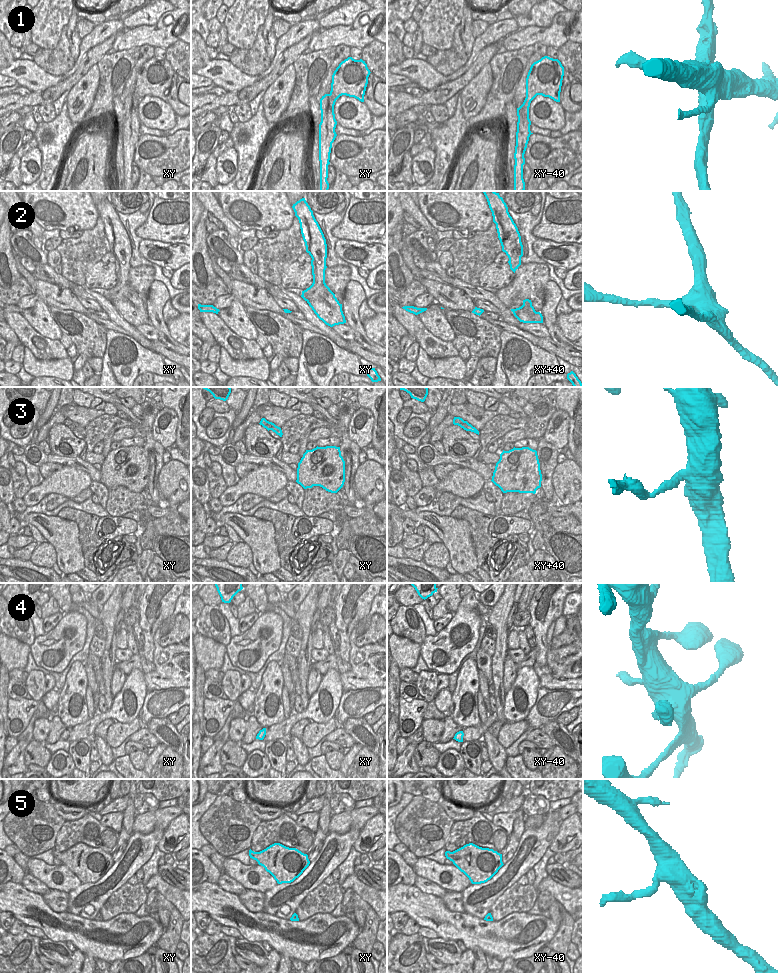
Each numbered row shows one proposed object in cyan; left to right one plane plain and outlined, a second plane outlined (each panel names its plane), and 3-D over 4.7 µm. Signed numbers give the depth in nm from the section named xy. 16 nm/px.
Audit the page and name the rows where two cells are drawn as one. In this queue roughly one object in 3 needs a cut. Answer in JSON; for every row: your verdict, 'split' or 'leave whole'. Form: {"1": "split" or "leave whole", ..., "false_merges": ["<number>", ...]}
{"1": "split", "2": "leave whole", "3": "split", "4": "leave whole", "5": "leave whole", "false_merges": ["1", "3"]}

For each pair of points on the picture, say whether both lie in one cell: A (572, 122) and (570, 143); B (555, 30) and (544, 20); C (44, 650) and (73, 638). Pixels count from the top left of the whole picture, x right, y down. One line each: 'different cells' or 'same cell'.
A: different cells
B: different cells
C: same cell

